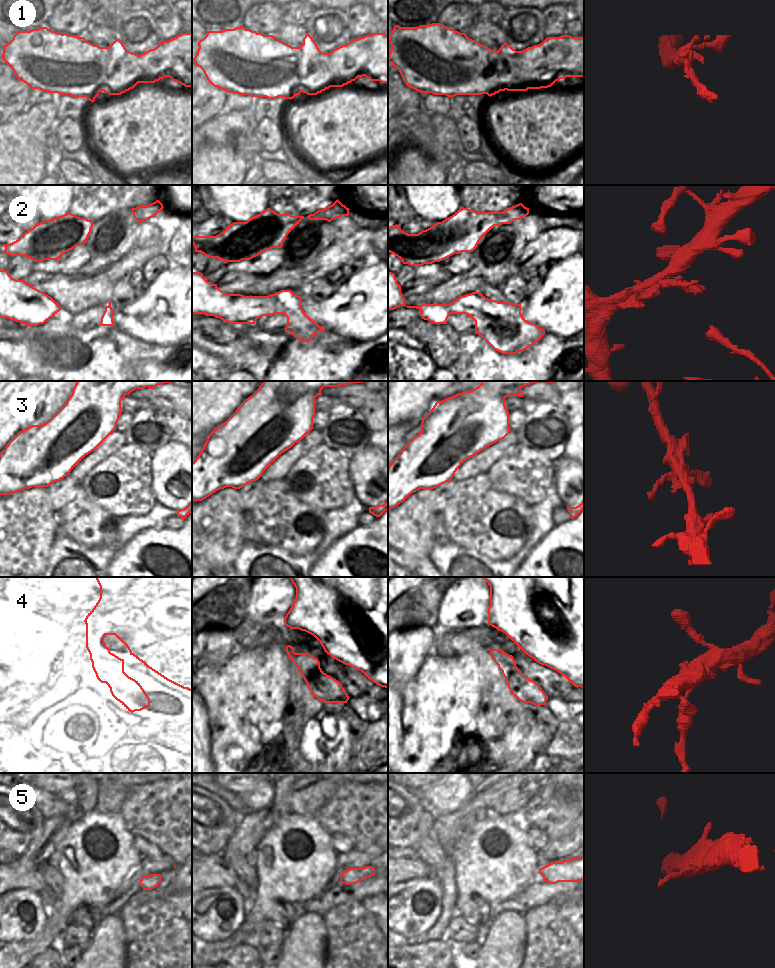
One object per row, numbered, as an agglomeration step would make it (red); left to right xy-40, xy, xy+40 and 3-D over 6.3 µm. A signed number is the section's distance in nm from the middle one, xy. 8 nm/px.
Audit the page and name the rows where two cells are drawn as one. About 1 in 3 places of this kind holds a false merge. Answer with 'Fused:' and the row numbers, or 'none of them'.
Fused: 1, 4

